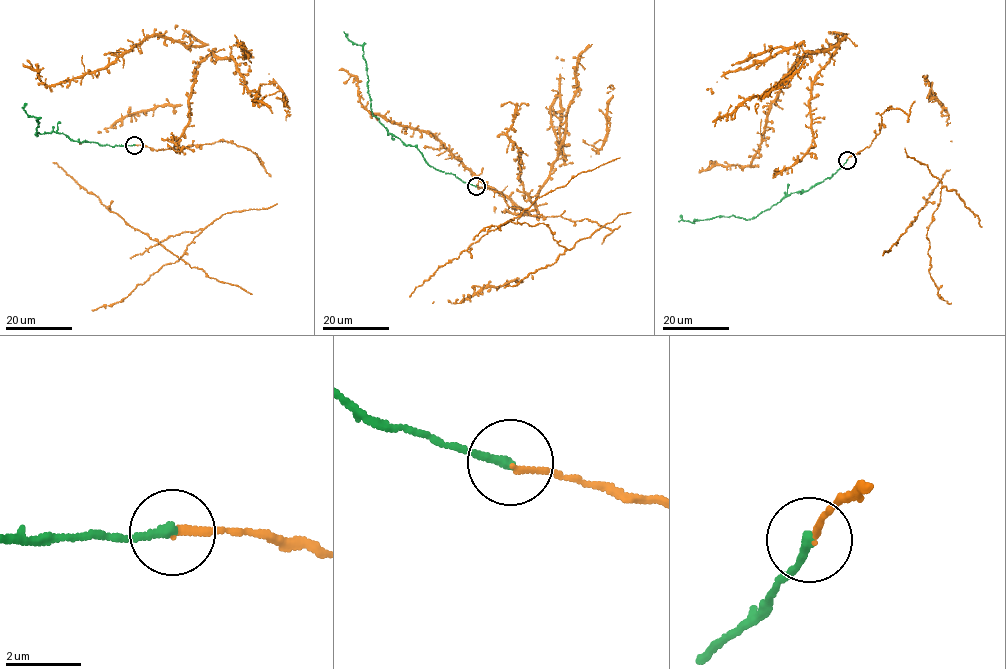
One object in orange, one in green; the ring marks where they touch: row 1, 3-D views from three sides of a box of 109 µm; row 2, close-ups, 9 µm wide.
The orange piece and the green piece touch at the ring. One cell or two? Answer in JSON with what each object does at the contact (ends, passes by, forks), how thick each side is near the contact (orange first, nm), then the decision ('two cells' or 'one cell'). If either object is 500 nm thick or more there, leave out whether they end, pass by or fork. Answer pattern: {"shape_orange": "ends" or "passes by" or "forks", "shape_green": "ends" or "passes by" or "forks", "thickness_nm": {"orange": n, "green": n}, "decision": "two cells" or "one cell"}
{"shape_orange": "ends", "shape_green": "ends", "thickness_nm": {"orange": 170, "green": 240}, "decision": "one cell"}

